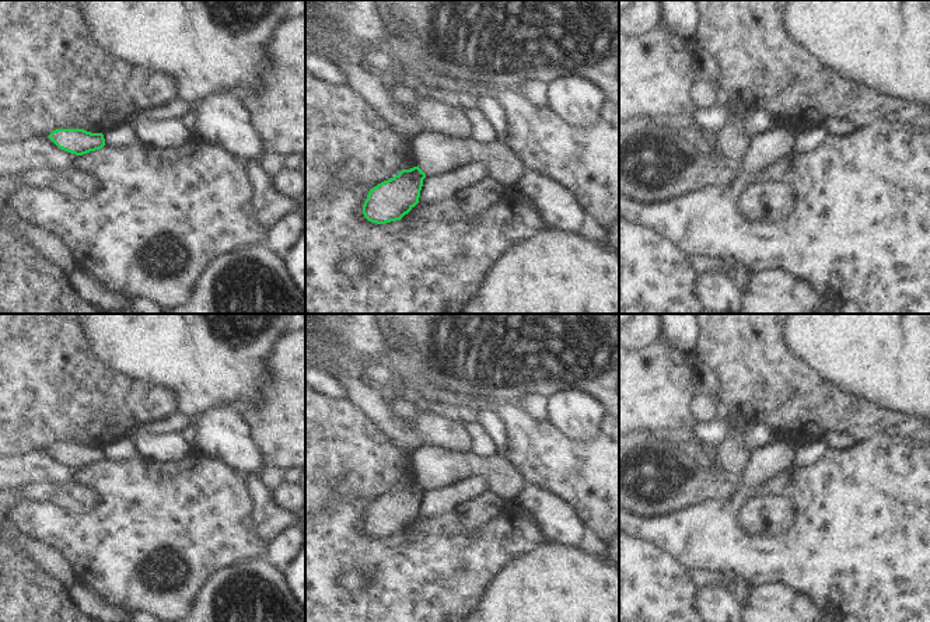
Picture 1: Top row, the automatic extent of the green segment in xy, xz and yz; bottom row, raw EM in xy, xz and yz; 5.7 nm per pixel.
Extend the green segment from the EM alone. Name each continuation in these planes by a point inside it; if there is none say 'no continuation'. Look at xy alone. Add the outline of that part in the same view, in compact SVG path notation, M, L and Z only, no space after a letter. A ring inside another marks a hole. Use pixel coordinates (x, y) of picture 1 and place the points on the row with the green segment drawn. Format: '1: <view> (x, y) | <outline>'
no continuation

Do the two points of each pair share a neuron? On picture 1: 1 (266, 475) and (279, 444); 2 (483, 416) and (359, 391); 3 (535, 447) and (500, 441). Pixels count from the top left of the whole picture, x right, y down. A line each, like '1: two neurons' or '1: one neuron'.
1: two neurons
2: two neurons
3: two neurons

